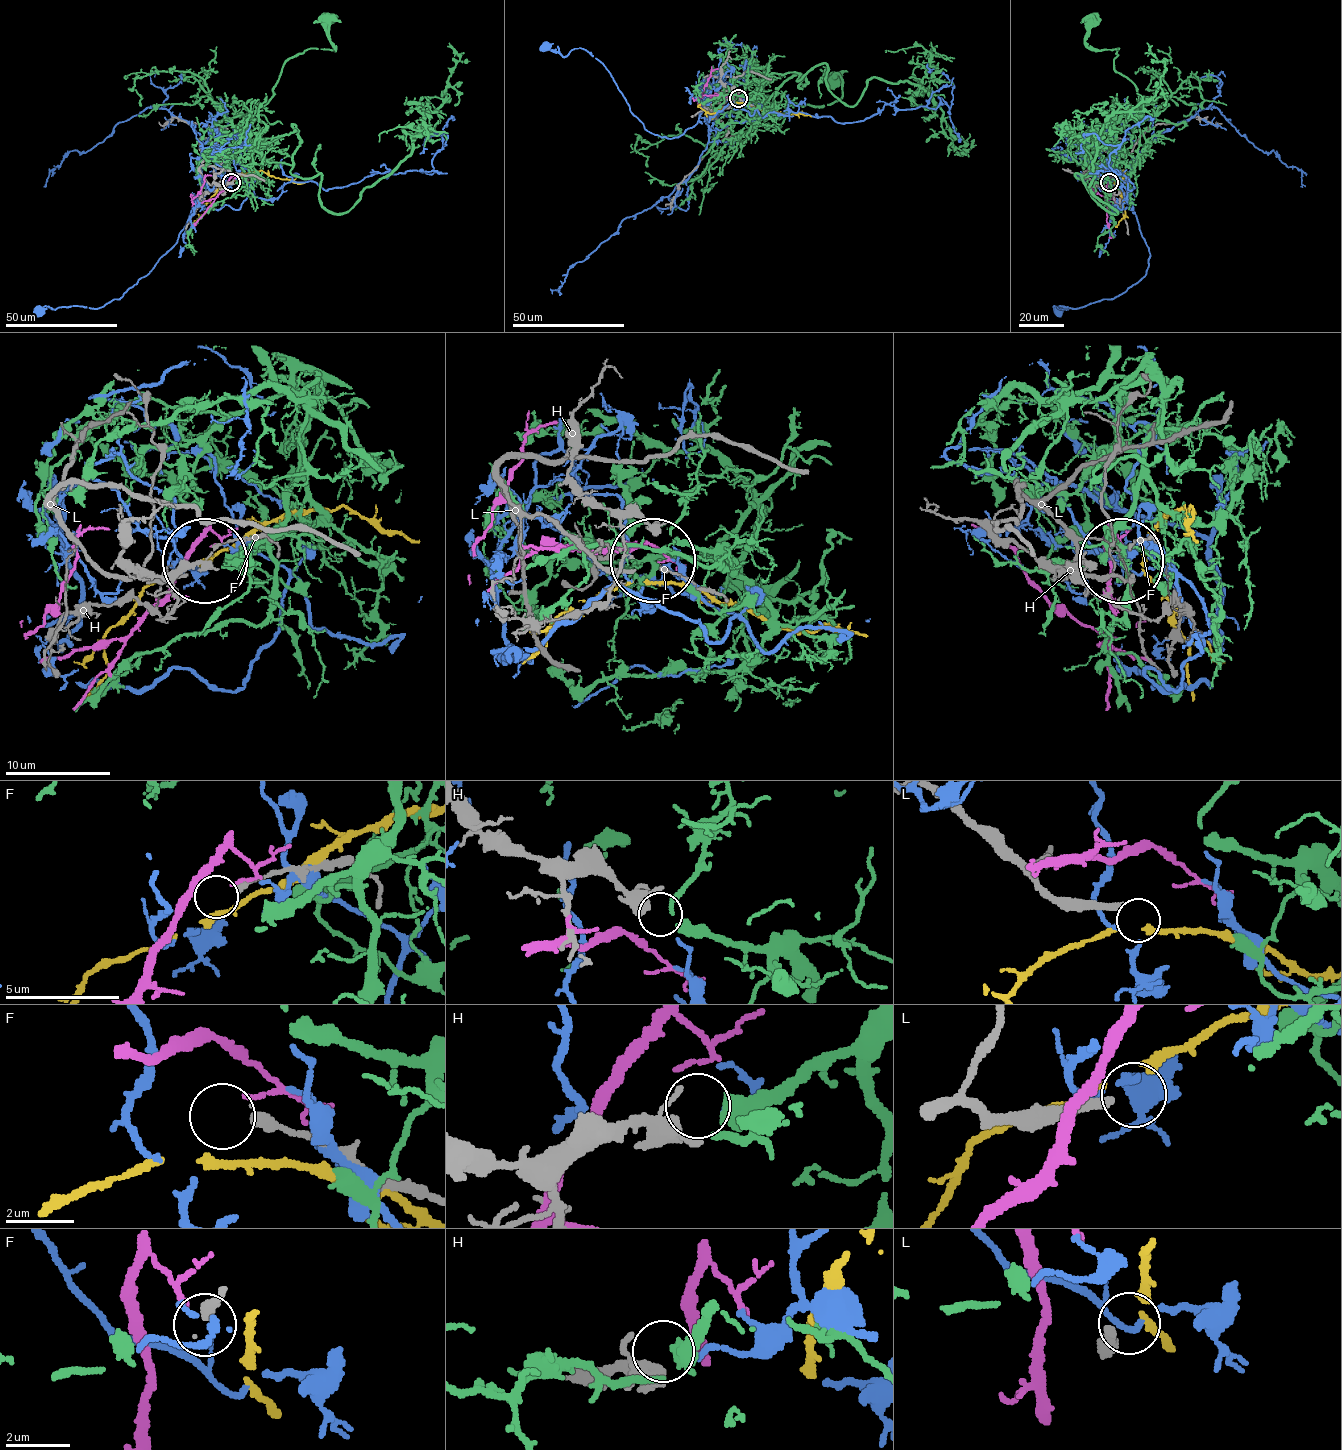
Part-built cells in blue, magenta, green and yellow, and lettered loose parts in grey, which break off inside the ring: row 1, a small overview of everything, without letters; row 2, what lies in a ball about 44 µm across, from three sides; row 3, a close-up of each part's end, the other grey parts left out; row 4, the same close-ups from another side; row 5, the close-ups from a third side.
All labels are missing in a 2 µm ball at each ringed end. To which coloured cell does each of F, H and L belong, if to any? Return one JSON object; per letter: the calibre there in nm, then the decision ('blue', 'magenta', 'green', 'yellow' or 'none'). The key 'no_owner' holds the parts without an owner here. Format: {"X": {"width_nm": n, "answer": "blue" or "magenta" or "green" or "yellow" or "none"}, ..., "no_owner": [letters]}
{"F": {"width_nm": 190, "answer": "none"}, "H": {"width_nm": 360, "answer": "green"}, "L": {"width_nm": 280, "answer": "yellow"}, "no_owner": ["F"]}

